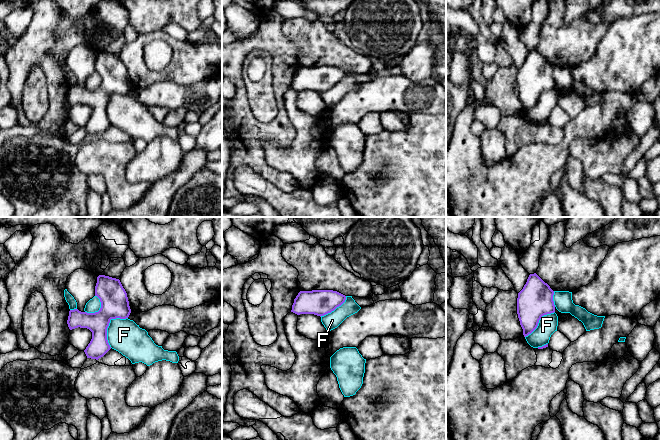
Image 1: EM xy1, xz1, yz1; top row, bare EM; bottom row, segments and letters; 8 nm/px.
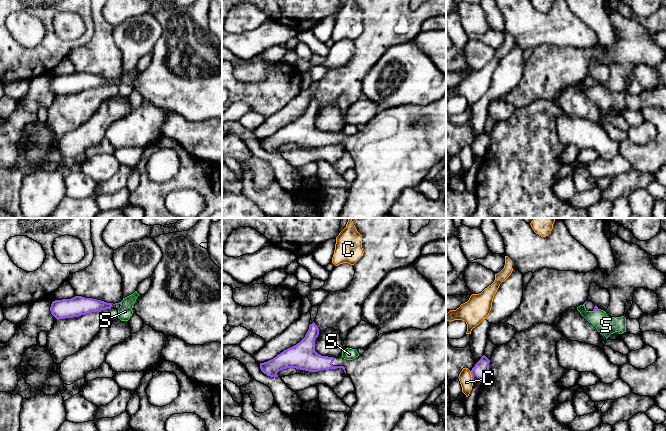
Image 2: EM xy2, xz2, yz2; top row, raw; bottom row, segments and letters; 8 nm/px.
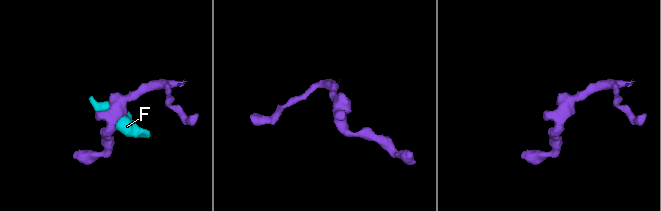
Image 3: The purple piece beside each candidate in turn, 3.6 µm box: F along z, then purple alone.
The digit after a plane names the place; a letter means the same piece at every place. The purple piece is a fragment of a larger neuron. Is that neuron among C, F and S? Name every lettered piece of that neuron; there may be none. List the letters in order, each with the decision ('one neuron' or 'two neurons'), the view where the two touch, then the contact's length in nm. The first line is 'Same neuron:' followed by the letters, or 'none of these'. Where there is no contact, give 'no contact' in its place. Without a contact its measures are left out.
Same neuron: none of these
C: two neurons; contact in yz2; length 100 nm
F: two neurons; contact in xy1; length 280 nm
S: two neurons; contact in yz2; length 50 nm

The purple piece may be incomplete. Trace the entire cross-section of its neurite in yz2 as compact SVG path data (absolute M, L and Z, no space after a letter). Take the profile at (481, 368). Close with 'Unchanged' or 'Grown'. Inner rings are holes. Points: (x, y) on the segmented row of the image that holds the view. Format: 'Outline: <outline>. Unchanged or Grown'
Outline: M483 355L471 370L473 383L482 382L489 371L490 360Z. Unchanged

